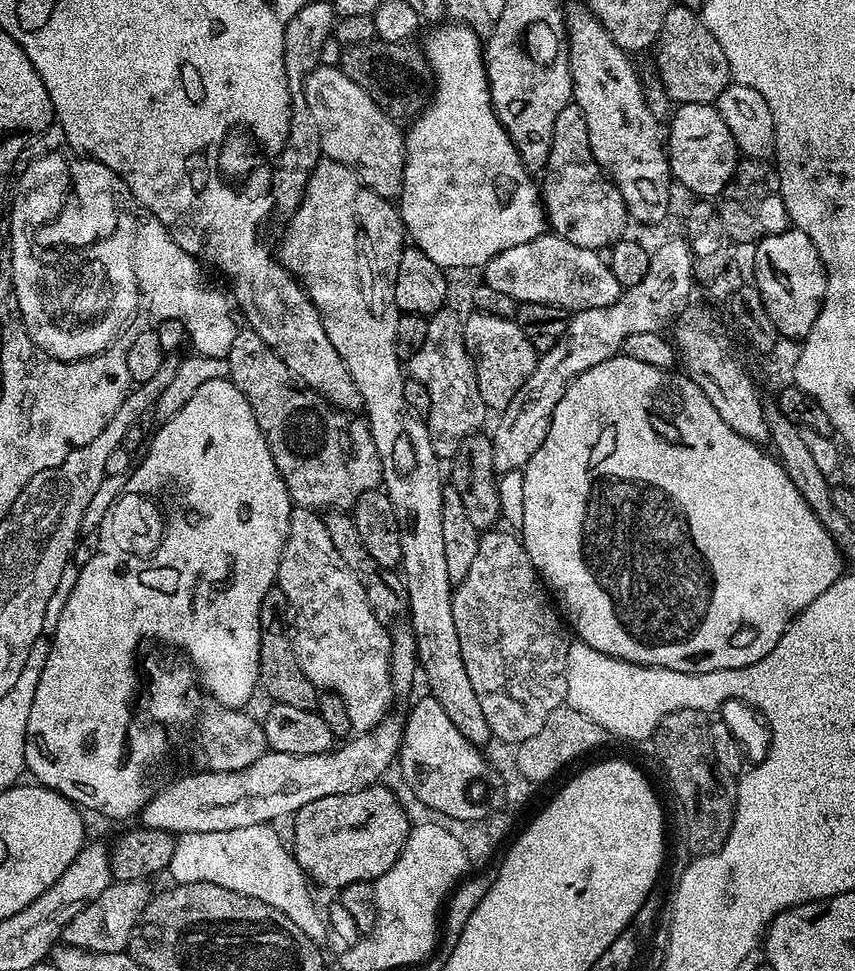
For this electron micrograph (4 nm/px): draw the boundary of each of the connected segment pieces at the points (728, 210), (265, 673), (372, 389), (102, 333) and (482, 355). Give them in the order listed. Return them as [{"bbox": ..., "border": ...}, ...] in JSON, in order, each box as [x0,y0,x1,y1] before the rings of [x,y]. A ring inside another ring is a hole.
[{"bbox":[718,159,790,244],"border":[[[741,159],[730,182],[720,191],[718,215],[722,226],[726,226],[729,241],[737,244],[758,242],[763,236],[785,232],[790,221],[780,197],[780,177],[775,167],[766,160]]]},{"bbox":[258,586,318,710],"border":[[[279,586],[266,590],[266,598],[262,598],[262,606],[258,610],[260,623],[260,645],[258,646],[258,662],[260,663],[259,687],[269,696],[269,701],[286,706],[296,706],[298,710],[315,709],[318,704],[318,690],[302,674],[302,666],[298,666],[296,651],[292,648],[290,635],[290,609],[286,594]]]},{"bbox":[278,158,493,746],"border":[[[321,158],[310,174],[310,182],[306,182],[306,194],[298,210],[287,224],[288,229],[280,240],[280,252],[278,251],[280,264],[291,276],[296,277],[296,281],[304,287],[304,293],[318,310],[322,330],[326,330],[326,338],[330,338],[334,350],[342,354],[342,362],[346,362],[346,370],[350,370],[350,378],[354,378],[354,386],[358,386],[363,411],[368,411],[366,423],[372,431],[384,475],[382,488],[388,493],[394,506],[394,518],[398,518],[402,542],[402,579],[404,589],[408,591],[406,616],[407,619],[412,619],[410,630],[416,638],[416,659],[423,683],[424,680],[428,683],[427,691],[436,699],[438,706],[446,710],[450,722],[458,726],[458,734],[462,734],[462,738],[466,738],[471,744],[484,746],[487,740],[493,739],[492,731],[486,722],[486,714],[482,714],[478,694],[474,694],[474,685],[466,675],[466,665],[462,663],[462,646],[458,643],[458,630],[454,627],[454,585],[446,570],[442,539],[442,490],[446,483],[445,477],[440,477],[442,460],[434,454],[427,423],[406,406],[406,372],[398,358],[394,342],[394,330],[398,330],[402,315],[394,302],[394,278],[398,278],[398,262],[406,247],[406,233],[400,209],[393,201],[374,194],[374,190],[367,188],[352,168],[347,168],[342,162]]]},{"bbox":[10,152,140,360],"border":[[[48,152],[45,156],[40,156],[37,160],[32,160],[24,168],[24,173],[20,176],[20,181],[15,181],[14,192],[16,188],[16,197],[12,200],[12,253],[10,253],[10,259],[12,261],[12,277],[14,278],[14,290],[18,294],[18,306],[22,310],[22,318],[24,319],[24,325],[26,330],[30,334],[30,338],[34,343],[42,349],[46,354],[50,354],[54,358],[59,360],[85,360],[91,356],[97,356],[100,352],[105,350],[112,344],[117,343],[120,331],[123,330],[127,324],[136,315],[136,307],[140,301],[140,295],[138,294],[138,282],[134,278],[134,216],[133,213],[128,213],[123,203],[117,203],[114,208],[114,224],[102,232],[102,236],[98,238],[92,238],[88,242],[82,242],[82,244],[70,244],[70,242],[58,242],[58,244],[30,244],[32,240],[32,230],[42,230],[42,224],[44,228],[52,226],[54,222],[58,224],[58,220],[62,220],[64,214],[60,214],[62,208],[66,208],[66,194],[70,187],[69,180],[70,167],[64,161],[64,156],[60,152]]]},{"bbox":[463,310,538,410],"border":[[[475,310],[463,317],[464,341],[472,355],[472,364],[478,378],[478,394],[489,410],[502,410],[510,406],[510,398],[534,374],[538,353],[530,338],[516,325],[515,319],[506,316],[495,316]]]}]

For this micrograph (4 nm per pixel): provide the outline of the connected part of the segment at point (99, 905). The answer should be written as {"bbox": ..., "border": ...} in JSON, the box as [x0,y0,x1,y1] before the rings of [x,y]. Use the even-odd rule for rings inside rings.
{"bbox":[63,880,150,954],"border":[[[142,880],[113,882],[94,902],[90,902],[90,906],[86,906],[86,910],[82,910],[64,927],[63,943],[71,944],[73,948],[81,948],[87,952],[102,954],[125,951],[130,934],[148,905],[150,899],[148,886]]]}

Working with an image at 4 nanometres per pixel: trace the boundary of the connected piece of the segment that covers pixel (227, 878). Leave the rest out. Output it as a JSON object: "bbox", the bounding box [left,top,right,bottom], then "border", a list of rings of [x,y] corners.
{"bbox":[166,824,326,941],"border":[[[259,824],[217,832],[179,833],[174,846],[174,858],[170,858],[166,869],[167,875],[172,875],[176,884],[214,882],[214,886],[226,886],[226,890],[234,890],[238,894],[258,898],[258,902],[266,902],[266,906],[274,906],[274,910],[282,910],[282,914],[286,914],[286,918],[290,918],[290,922],[294,922],[294,926],[298,926],[298,930],[302,930],[302,934],[306,934],[311,940],[323,941],[324,932],[326,936],[326,920],[321,909],[319,912],[315,902],[312,901],[313,889],[310,887],[310,881],[298,866],[285,837],[283,840],[274,829],[272,824]]]}

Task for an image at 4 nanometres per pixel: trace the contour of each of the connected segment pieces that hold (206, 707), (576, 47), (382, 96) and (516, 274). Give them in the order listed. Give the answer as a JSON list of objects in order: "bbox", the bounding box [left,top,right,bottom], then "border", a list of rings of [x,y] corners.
[{"bbox":[142,661,268,772],"border":[[[143,661],[142,668],[148,671],[148,689],[143,689],[144,712],[149,716],[153,725],[167,730],[169,733],[177,732],[188,739],[188,752],[197,769],[206,772],[240,772],[246,766],[250,766],[268,748],[264,737],[264,725],[259,719],[247,716],[247,711],[238,708],[227,708],[208,695],[198,683],[197,673],[191,663],[167,664],[166,661]]]},{"bbox":[566,3,674,224],"border":[[[583,3],[567,7],[566,27],[568,29],[568,65],[570,66],[570,74],[572,75],[572,99],[582,110],[583,116],[586,117],[586,130],[590,130],[590,150],[594,154],[598,166],[604,171],[604,175],[613,180],[616,184],[616,188],[622,194],[624,204],[628,208],[629,217],[631,217],[635,223],[637,220],[640,224],[660,224],[668,216],[668,203],[672,200],[674,181],[672,172],[668,168],[668,153],[666,151],[666,140],[662,135],[662,124],[657,116],[650,110],[648,100],[644,96],[644,84],[642,83],[642,79],[640,80],[639,74],[636,73],[635,66],[632,65],[633,57],[625,52],[623,48],[620,48],[618,42],[614,42],[614,38],[604,29],[602,22]]]},{"bbox":[338,38,434,122],"border":[[[379,38],[365,44],[349,44],[340,53],[338,67],[374,102],[391,120],[397,122],[411,122],[420,115],[421,111],[428,107],[428,101],[432,99],[434,81],[432,79],[432,67],[419,47],[412,42],[391,44]]]},{"bbox":[482,234,622,310],"border":[[[545,234],[530,242],[522,242],[522,246],[510,246],[510,250],[502,250],[482,269],[483,283],[489,284],[502,294],[510,294],[520,304],[553,304],[565,310],[581,308],[597,308],[610,306],[622,291],[618,278],[610,274],[607,259],[599,251],[591,252],[582,246],[574,246],[574,242],[566,242],[555,234]]]}]

